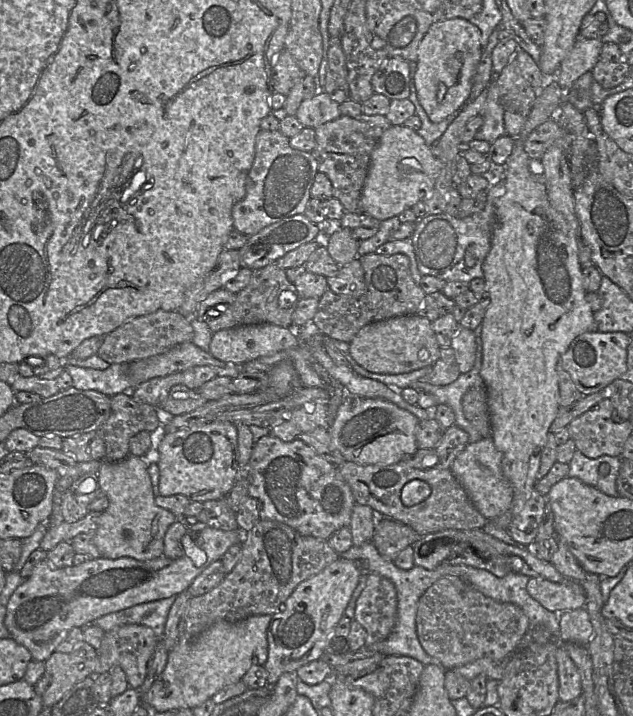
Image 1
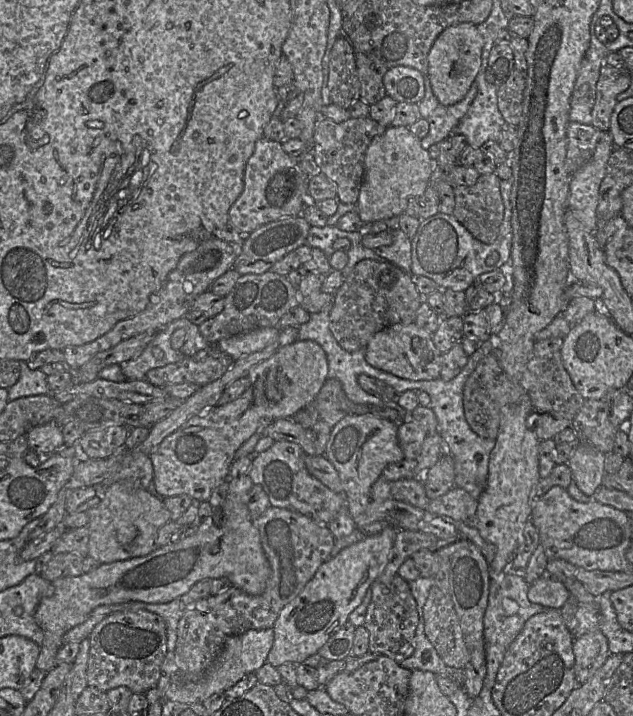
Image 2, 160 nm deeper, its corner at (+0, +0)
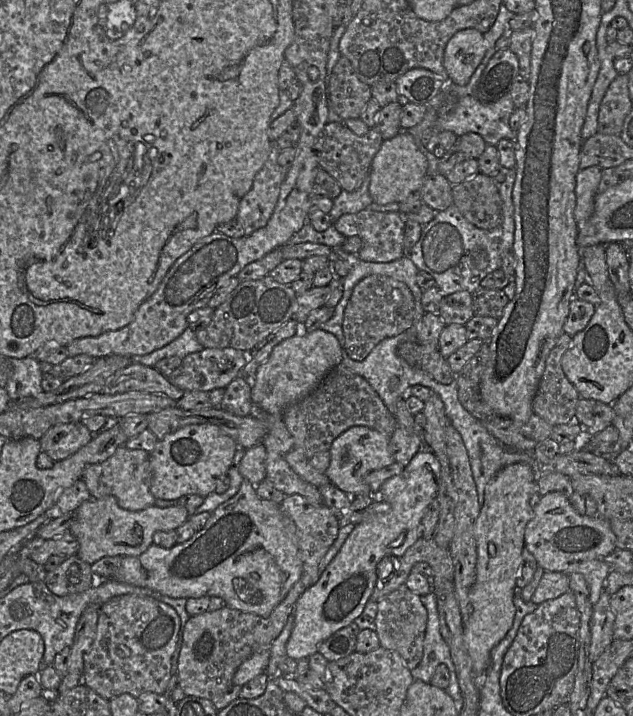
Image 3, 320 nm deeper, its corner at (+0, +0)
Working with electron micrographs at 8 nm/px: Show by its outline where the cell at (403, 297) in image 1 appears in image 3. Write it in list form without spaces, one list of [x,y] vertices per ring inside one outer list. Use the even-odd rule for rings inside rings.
[[[383,275],[363,278],[355,285],[344,310],[342,329],[348,356],[355,361],[364,360],[383,339],[409,329],[413,316],[414,298],[404,282]]]

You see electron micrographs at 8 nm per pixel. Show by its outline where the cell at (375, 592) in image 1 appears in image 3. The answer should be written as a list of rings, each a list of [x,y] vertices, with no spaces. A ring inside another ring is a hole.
[[[402,584],[377,602],[375,625],[380,646],[397,652],[410,671],[416,668],[423,656],[427,625],[427,610],[421,602],[421,597],[412,592],[406,584]]]

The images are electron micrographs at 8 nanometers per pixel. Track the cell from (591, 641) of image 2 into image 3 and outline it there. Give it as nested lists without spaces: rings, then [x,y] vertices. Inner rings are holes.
[[[605,591],[593,606],[590,620],[591,643],[589,647],[589,660],[593,664],[610,645],[613,638],[615,614],[610,605],[611,595]]]

